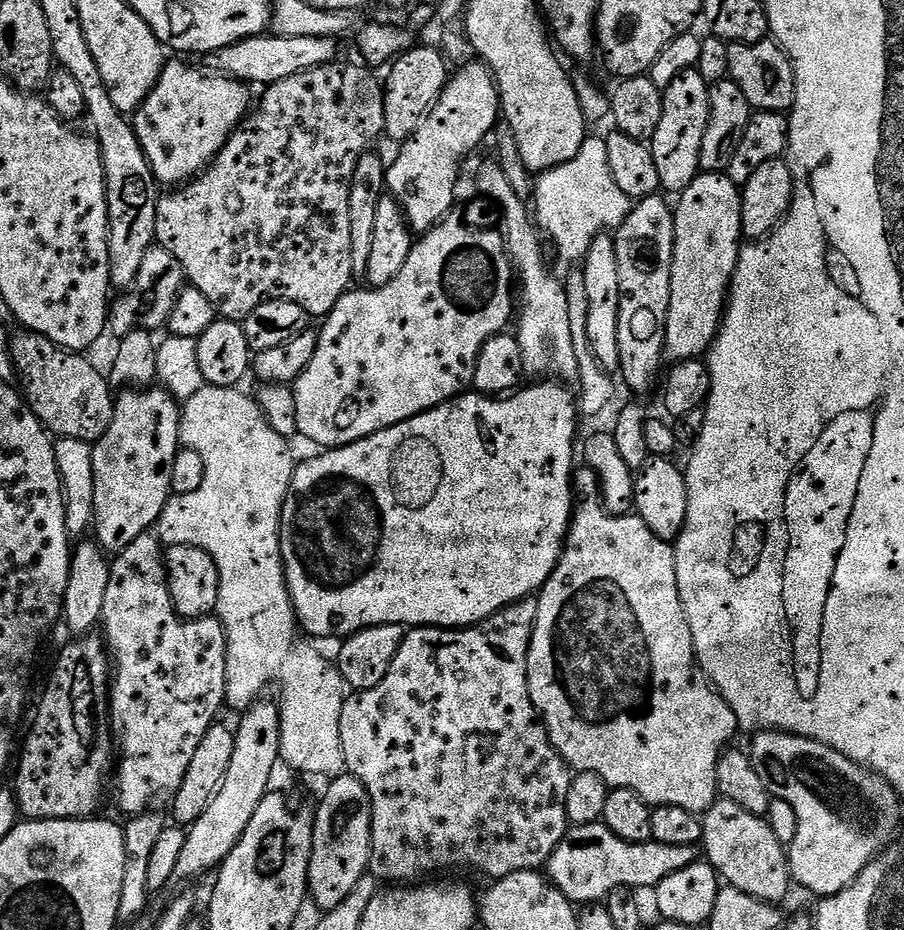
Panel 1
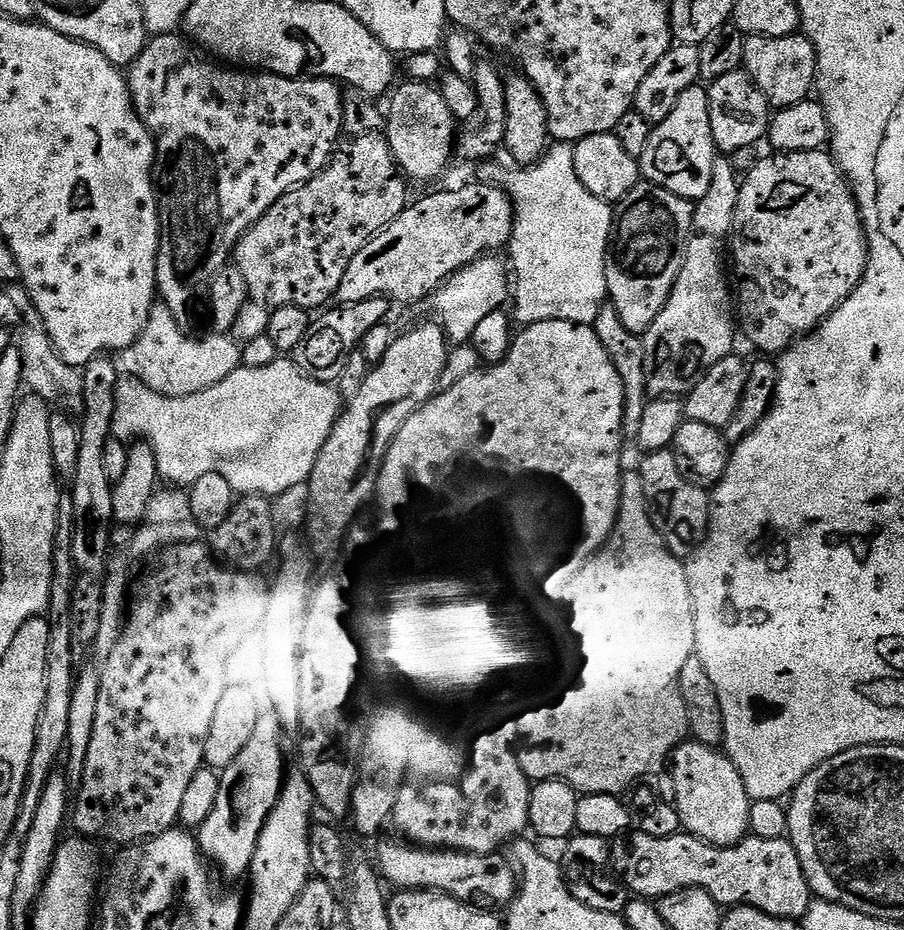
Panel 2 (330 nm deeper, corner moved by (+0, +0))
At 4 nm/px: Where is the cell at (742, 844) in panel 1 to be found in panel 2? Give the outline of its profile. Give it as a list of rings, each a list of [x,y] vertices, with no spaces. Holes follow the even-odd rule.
[[[682,742],[676,747],[670,757],[670,769],[672,768],[672,788],[676,791],[674,803],[683,831],[690,836],[697,836],[716,848],[729,848],[739,840],[749,835],[750,810],[752,801],[748,798],[748,791],[734,766],[734,762],[719,747],[711,748],[706,744],[695,742]]]

